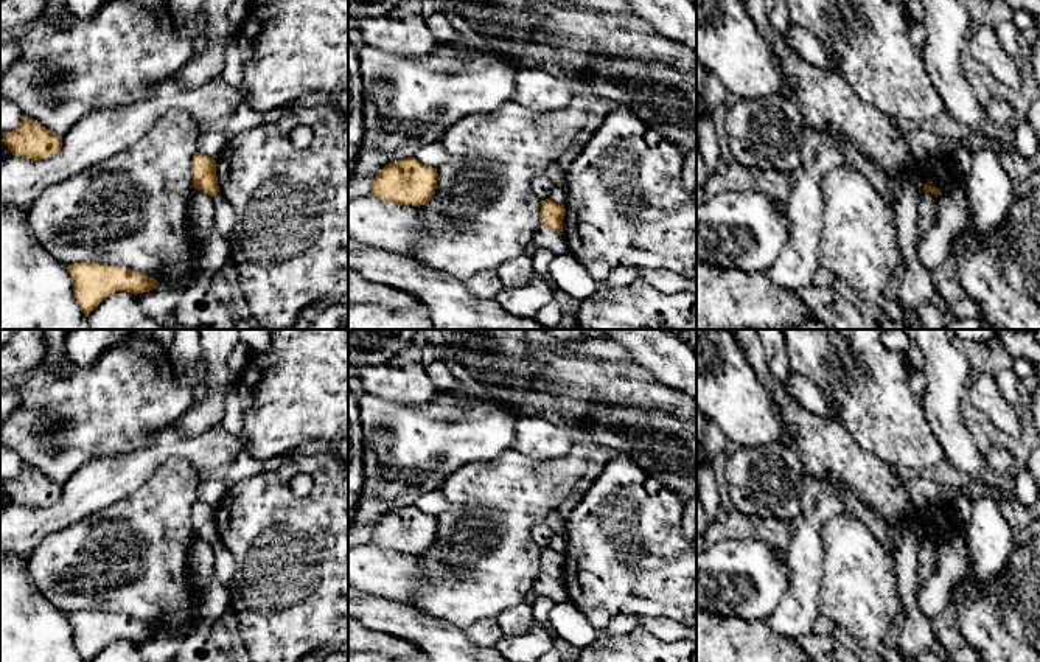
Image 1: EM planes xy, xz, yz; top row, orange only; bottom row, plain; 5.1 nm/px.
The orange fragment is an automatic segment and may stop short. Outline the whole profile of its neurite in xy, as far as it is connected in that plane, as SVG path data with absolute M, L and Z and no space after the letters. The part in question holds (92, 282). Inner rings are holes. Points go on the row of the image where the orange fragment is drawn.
M75 263L67 267L75 298L87 317L107 295L126 291L134 295L159 287L155 278L126 269L101 263Z

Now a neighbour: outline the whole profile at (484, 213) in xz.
M577 93L564 110L535 112L508 101L490 113L469 115L451 124L440 138L449 159L437 168L434 197L418 207L424 235L414 244L410 256L469 281L482 270L497 270L525 255L541 227L543 200L533 193L532 182L572 146L589 112L586 99Z

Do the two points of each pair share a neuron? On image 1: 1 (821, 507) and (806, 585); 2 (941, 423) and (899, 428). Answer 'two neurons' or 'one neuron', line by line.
1: one neuron
2: two neurons

